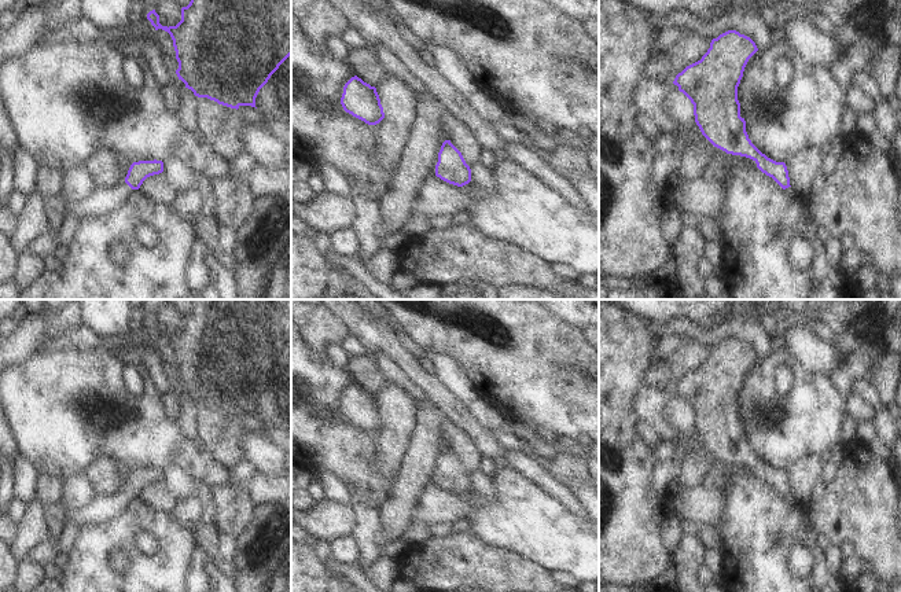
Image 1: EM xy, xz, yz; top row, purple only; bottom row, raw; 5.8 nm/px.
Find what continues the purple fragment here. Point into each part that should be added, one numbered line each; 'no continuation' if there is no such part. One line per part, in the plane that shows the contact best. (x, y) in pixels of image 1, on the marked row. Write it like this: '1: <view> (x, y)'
no continuation

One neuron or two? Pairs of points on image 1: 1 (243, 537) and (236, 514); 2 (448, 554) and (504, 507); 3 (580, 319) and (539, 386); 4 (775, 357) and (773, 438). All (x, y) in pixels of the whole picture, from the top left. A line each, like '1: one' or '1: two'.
1: two
2: two
3: two
4: one

